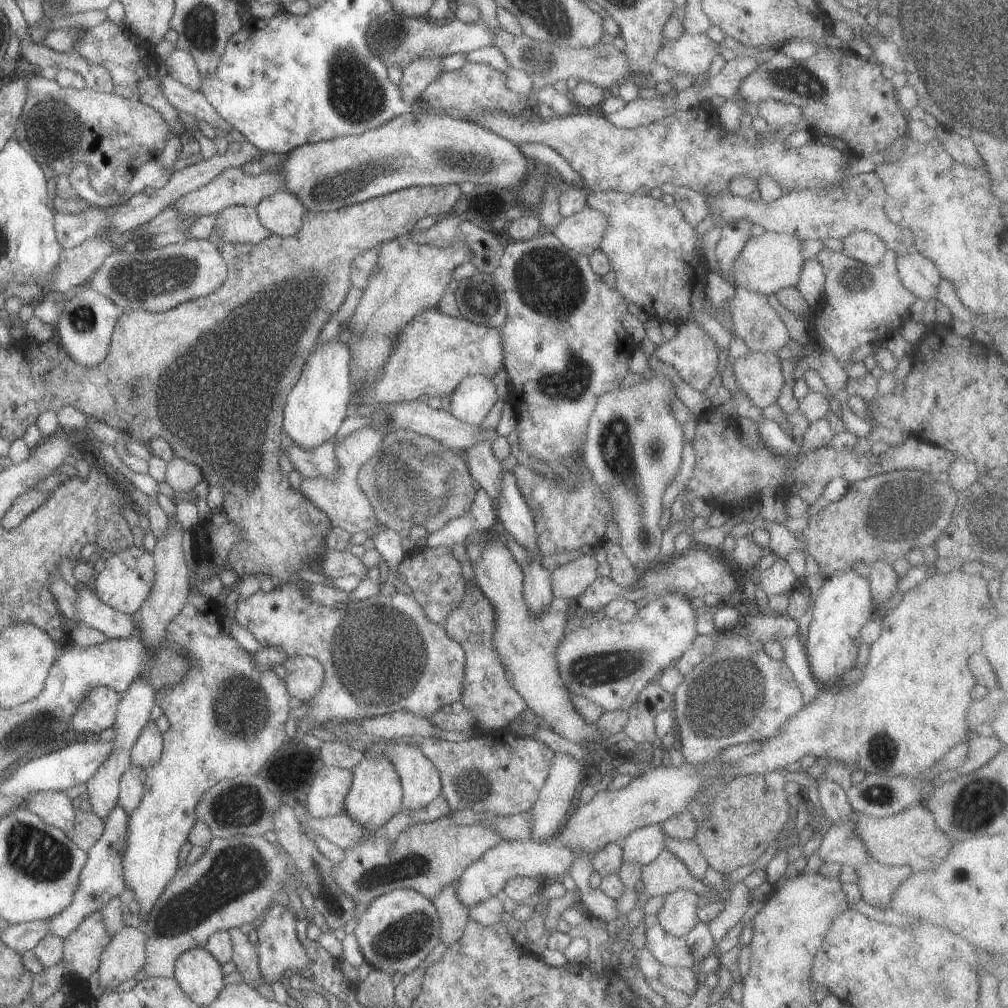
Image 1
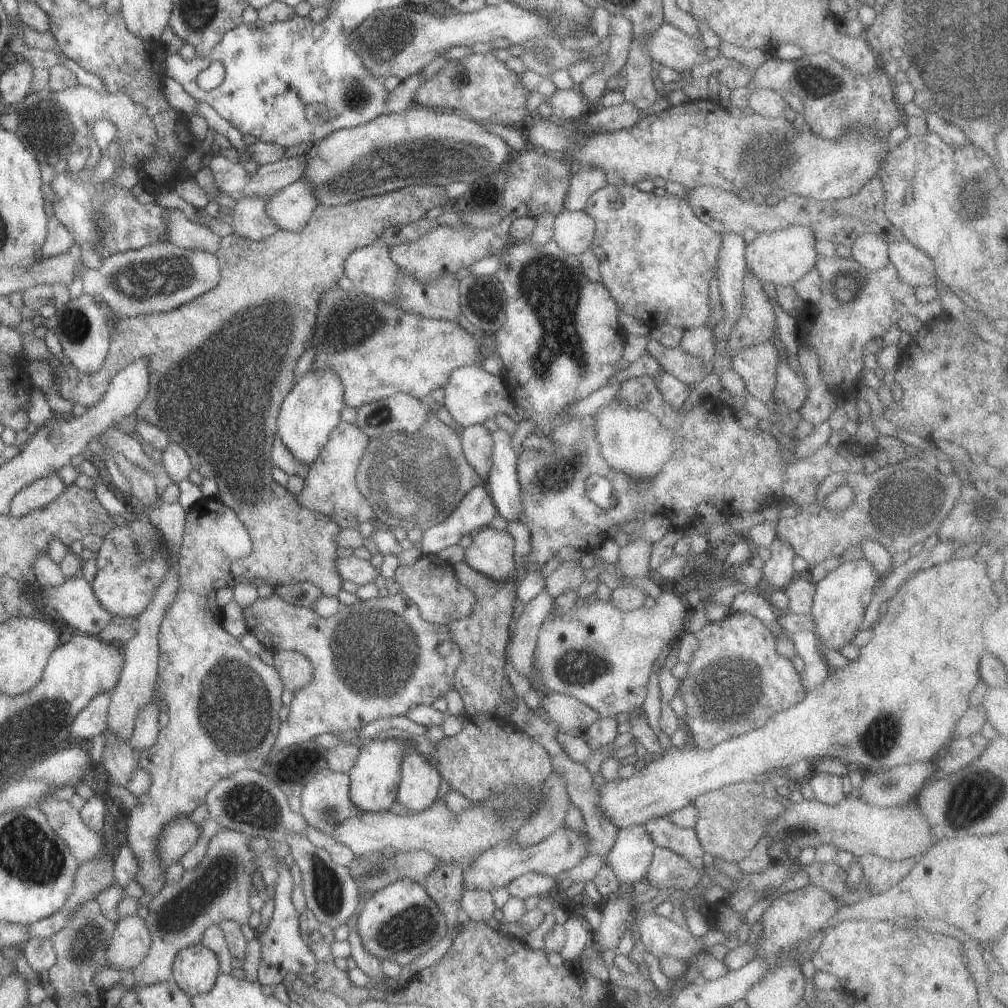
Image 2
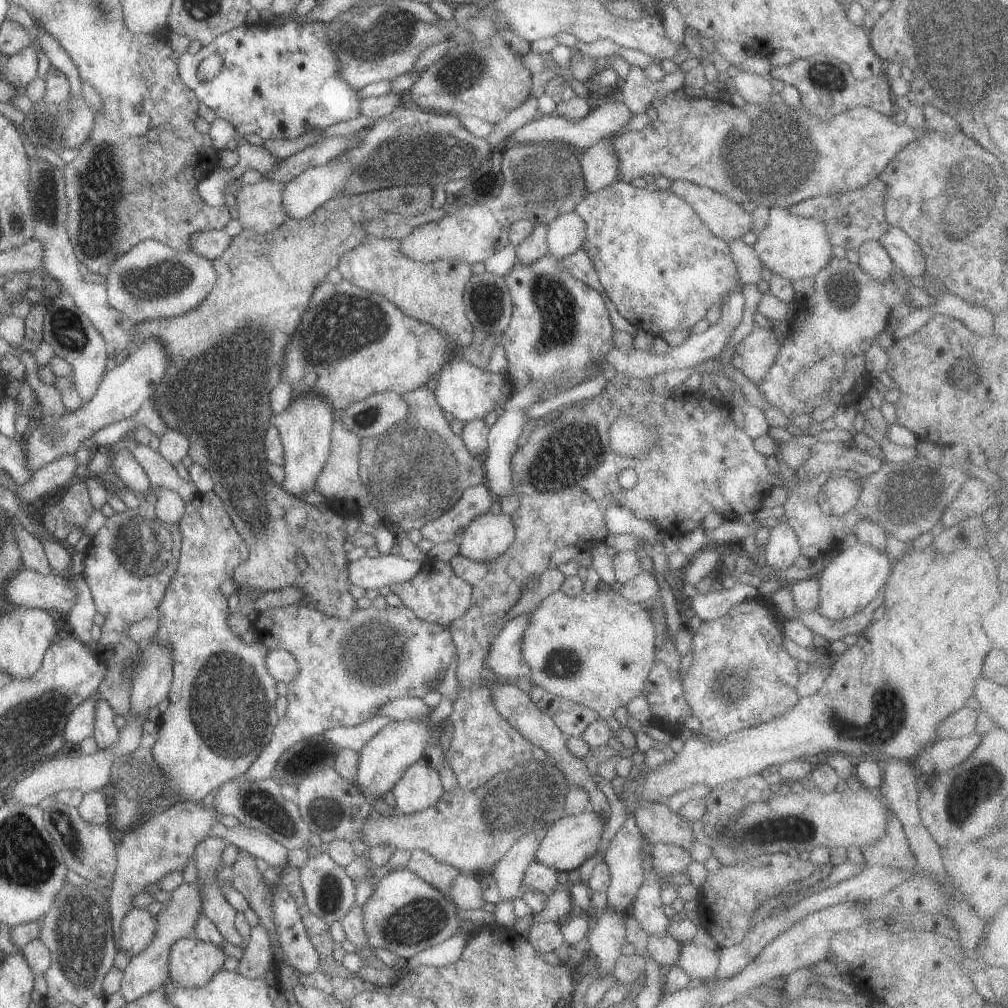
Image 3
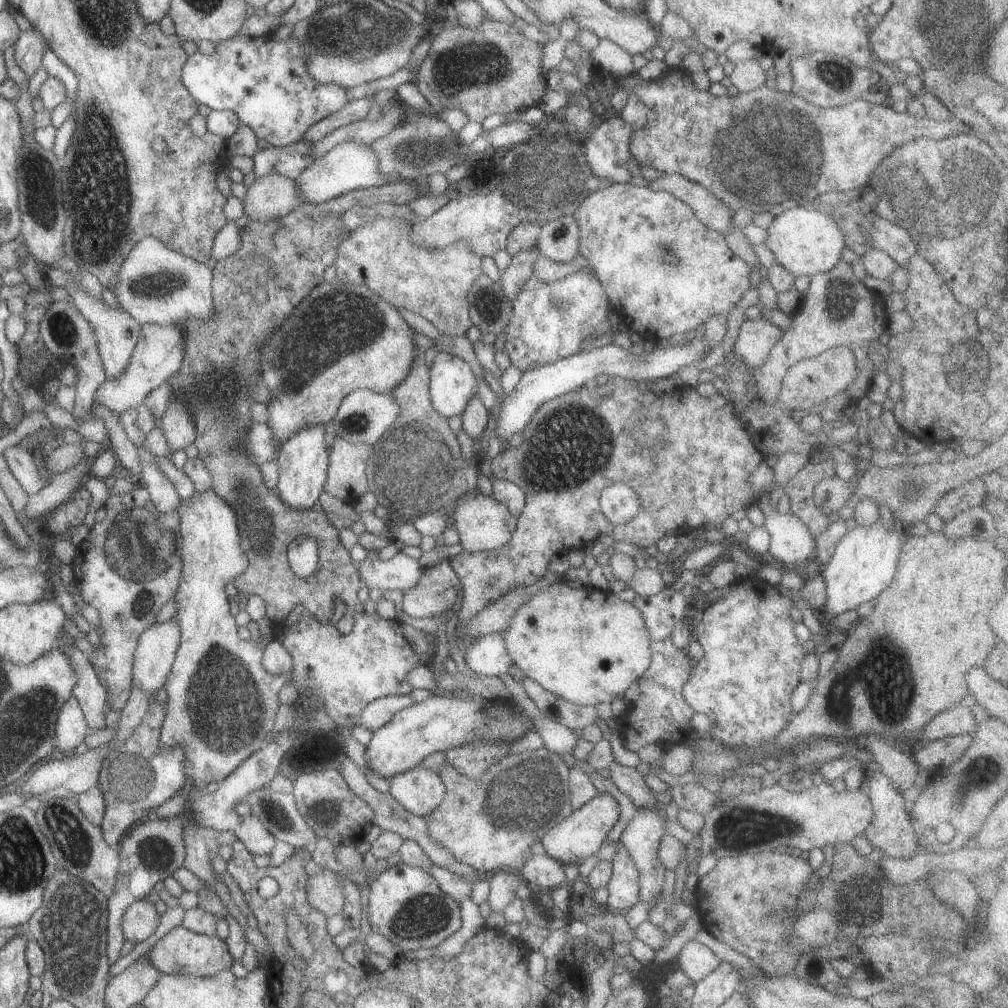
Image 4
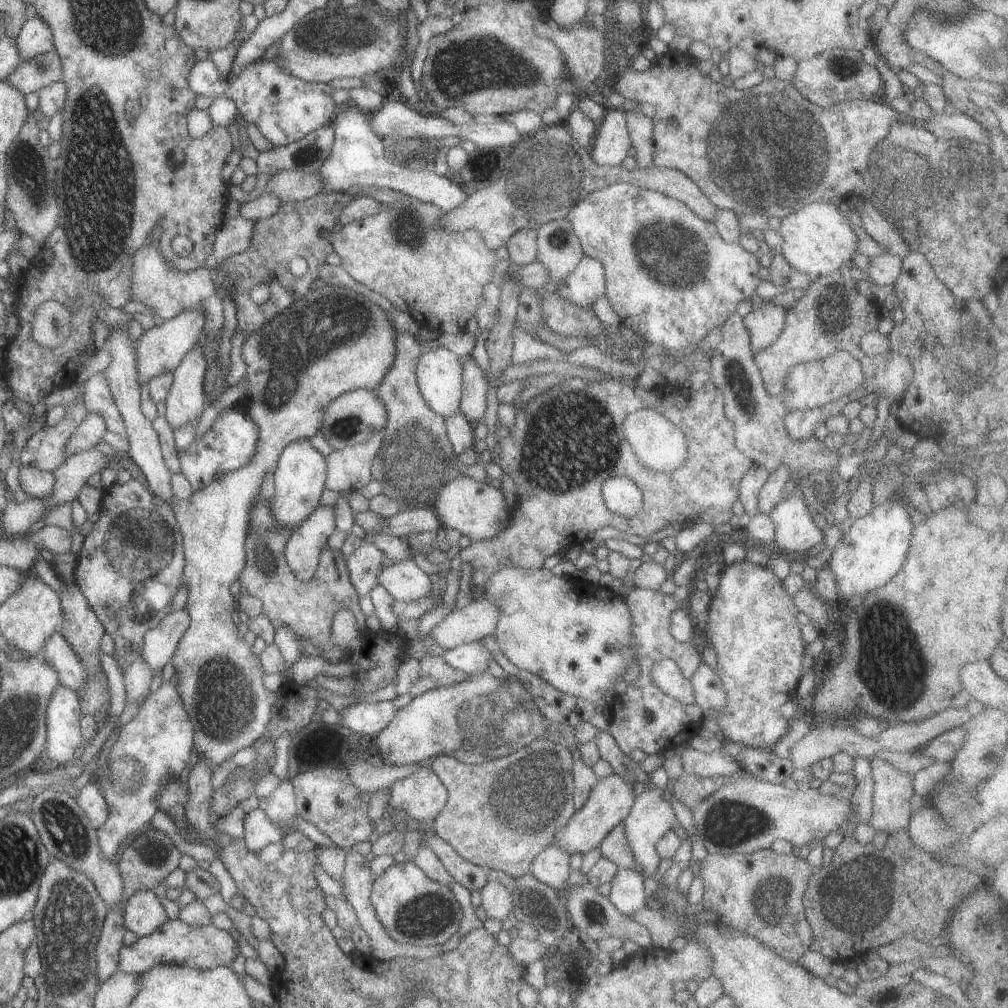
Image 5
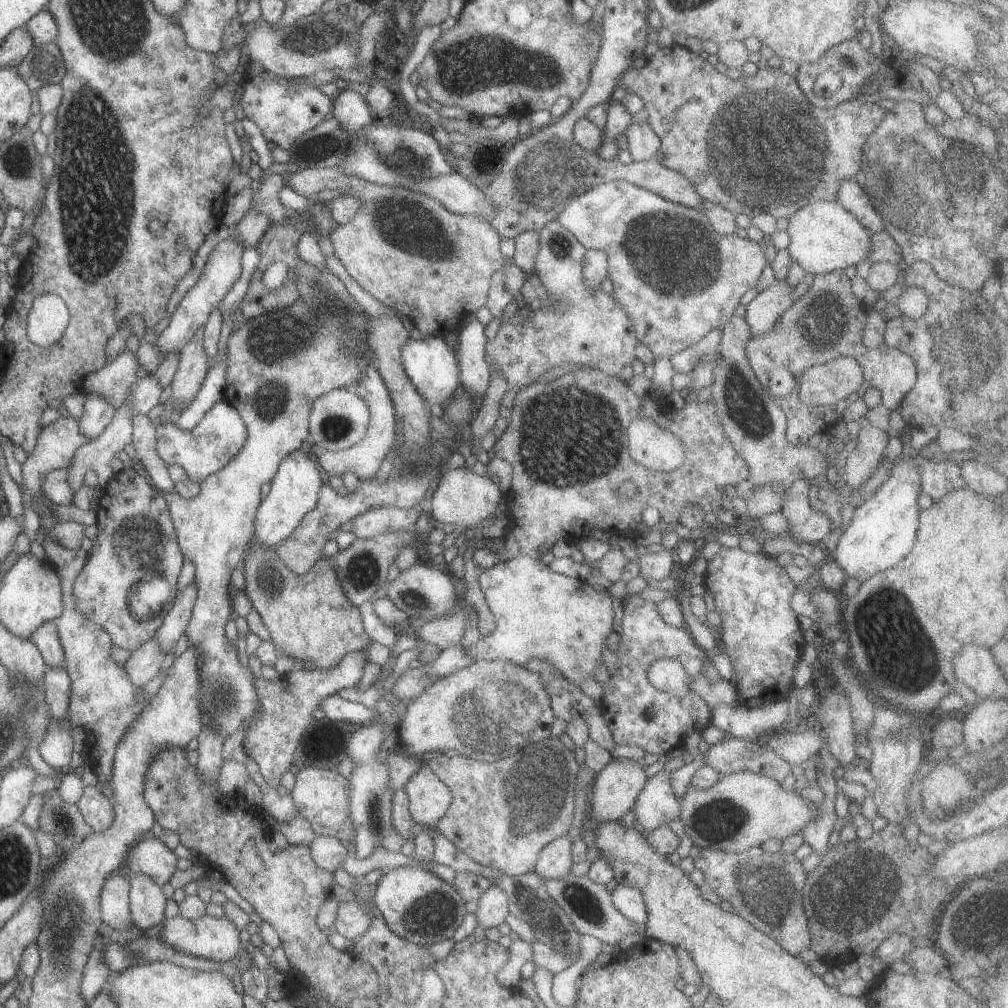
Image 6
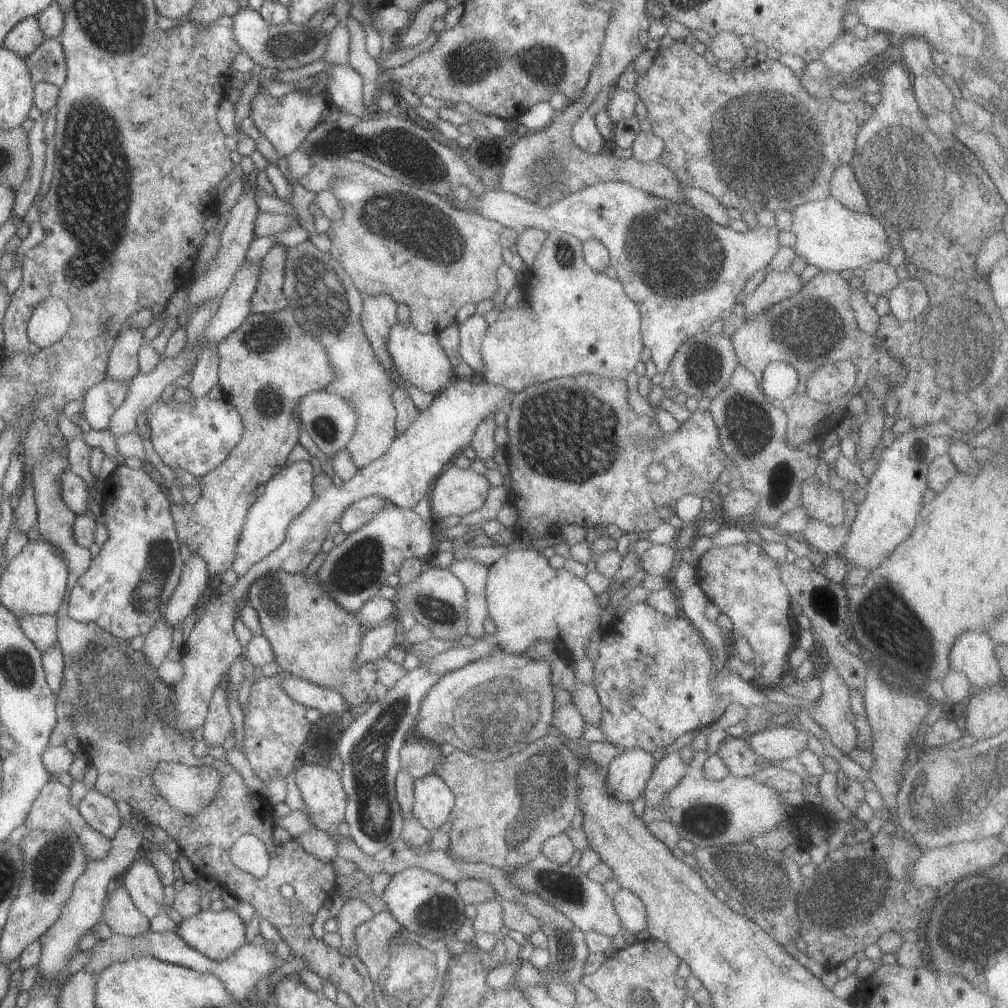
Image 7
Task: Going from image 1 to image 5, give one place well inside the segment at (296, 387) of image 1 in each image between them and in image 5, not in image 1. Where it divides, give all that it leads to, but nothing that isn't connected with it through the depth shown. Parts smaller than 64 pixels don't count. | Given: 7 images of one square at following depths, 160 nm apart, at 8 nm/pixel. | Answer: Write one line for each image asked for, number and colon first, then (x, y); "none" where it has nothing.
2: (308, 413)
3: (304, 426)
4: (302, 459)
5: (298, 477)

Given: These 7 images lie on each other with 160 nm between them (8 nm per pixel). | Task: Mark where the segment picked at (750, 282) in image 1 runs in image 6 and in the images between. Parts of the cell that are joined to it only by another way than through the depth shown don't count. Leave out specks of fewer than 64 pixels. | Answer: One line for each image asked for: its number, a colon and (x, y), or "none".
2: (780, 257)
3: (793, 247)
4: (804, 242)
5: (816, 239)
6: (824, 237)

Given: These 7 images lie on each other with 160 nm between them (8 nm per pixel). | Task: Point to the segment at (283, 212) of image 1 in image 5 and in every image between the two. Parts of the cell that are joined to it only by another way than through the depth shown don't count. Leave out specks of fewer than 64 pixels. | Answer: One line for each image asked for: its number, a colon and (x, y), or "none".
2: (288, 209)
3: (311, 188)
4: (348, 166)
5: (357, 157)

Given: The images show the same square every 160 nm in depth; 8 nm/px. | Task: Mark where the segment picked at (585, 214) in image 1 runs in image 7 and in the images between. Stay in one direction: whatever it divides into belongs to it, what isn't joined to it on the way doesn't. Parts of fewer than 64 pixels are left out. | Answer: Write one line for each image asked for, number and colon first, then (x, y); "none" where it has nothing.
2: (572, 231)
3: (565, 233)
4: (557, 240)
5: (557, 248)
6: (583, 327)
7: (571, 319)

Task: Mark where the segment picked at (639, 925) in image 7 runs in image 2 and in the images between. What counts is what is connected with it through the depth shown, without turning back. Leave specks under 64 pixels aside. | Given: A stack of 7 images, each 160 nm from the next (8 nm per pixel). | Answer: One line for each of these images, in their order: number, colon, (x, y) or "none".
2: (629, 855)
3: (624, 856)
4: (623, 888)
5: (626, 894)
6: (627, 900)

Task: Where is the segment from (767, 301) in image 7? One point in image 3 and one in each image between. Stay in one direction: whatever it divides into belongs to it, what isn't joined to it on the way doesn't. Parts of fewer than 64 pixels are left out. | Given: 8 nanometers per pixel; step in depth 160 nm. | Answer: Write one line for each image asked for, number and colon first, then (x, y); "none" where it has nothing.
3: (754, 354)
4: (754, 340)
5: (765, 321)
6: (761, 313)

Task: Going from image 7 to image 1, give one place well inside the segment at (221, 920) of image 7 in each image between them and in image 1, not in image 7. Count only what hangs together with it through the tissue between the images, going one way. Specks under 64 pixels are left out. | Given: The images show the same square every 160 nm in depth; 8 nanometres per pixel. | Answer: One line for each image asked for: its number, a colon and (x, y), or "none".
1: (198, 975)
2: (194, 969)
3: (191, 963)
4: (180, 951)
5: (204, 947)
6: (216, 939)

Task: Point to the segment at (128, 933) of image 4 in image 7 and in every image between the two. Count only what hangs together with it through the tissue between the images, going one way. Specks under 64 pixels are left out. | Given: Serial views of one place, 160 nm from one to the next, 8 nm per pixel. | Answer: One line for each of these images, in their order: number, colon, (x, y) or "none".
5: (142, 913)
6: (146, 902)
7: (141, 882)

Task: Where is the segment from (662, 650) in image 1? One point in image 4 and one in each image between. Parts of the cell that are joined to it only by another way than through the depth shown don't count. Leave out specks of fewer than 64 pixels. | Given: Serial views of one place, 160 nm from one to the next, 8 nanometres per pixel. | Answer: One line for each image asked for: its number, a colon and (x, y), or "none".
2: (601, 656)
3: (596, 648)
4: (586, 646)

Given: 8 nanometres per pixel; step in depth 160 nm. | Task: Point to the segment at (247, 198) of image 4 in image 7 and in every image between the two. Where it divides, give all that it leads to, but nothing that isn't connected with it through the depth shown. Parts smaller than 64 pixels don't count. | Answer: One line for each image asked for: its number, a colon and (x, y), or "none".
5: (288, 186)
6: (434, 266)
7: (394, 240)

